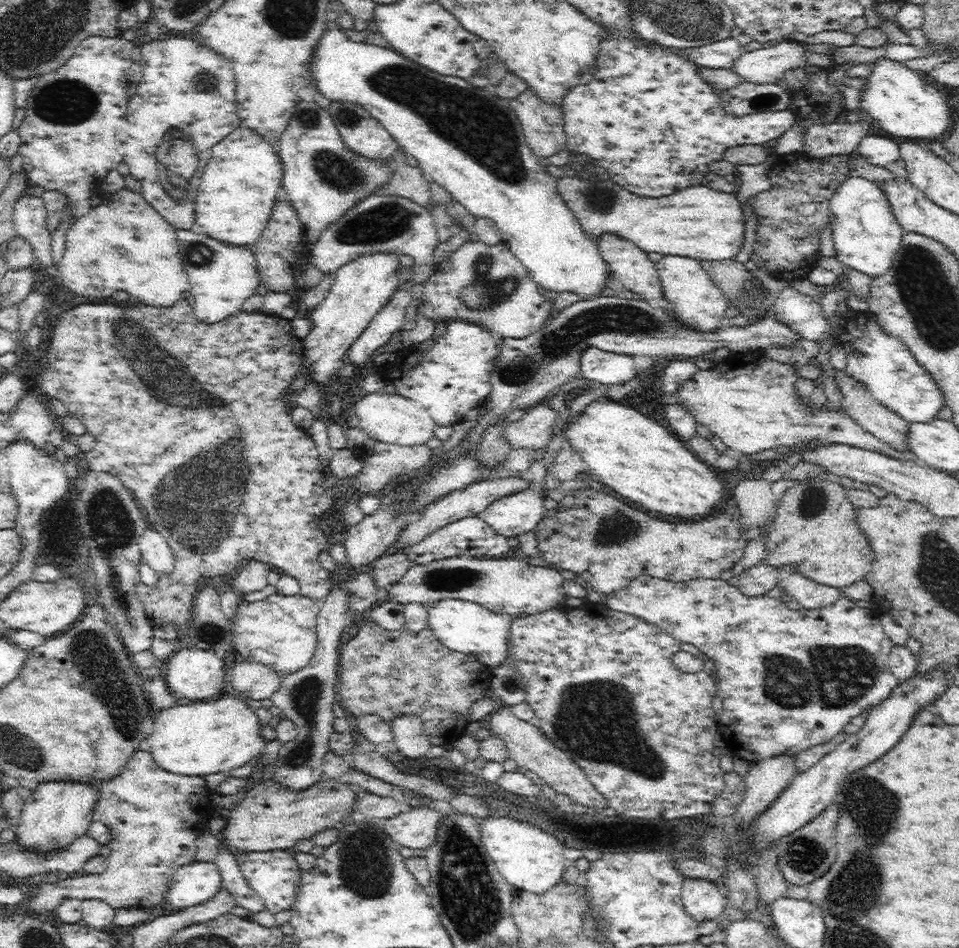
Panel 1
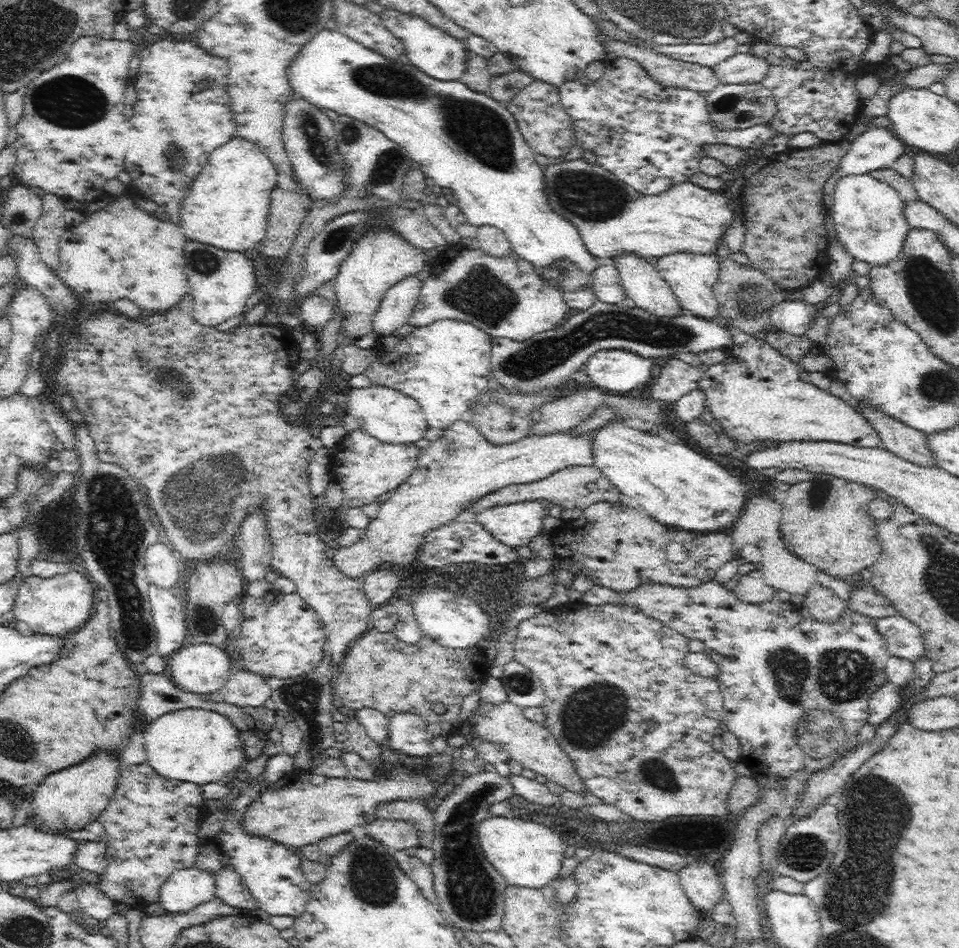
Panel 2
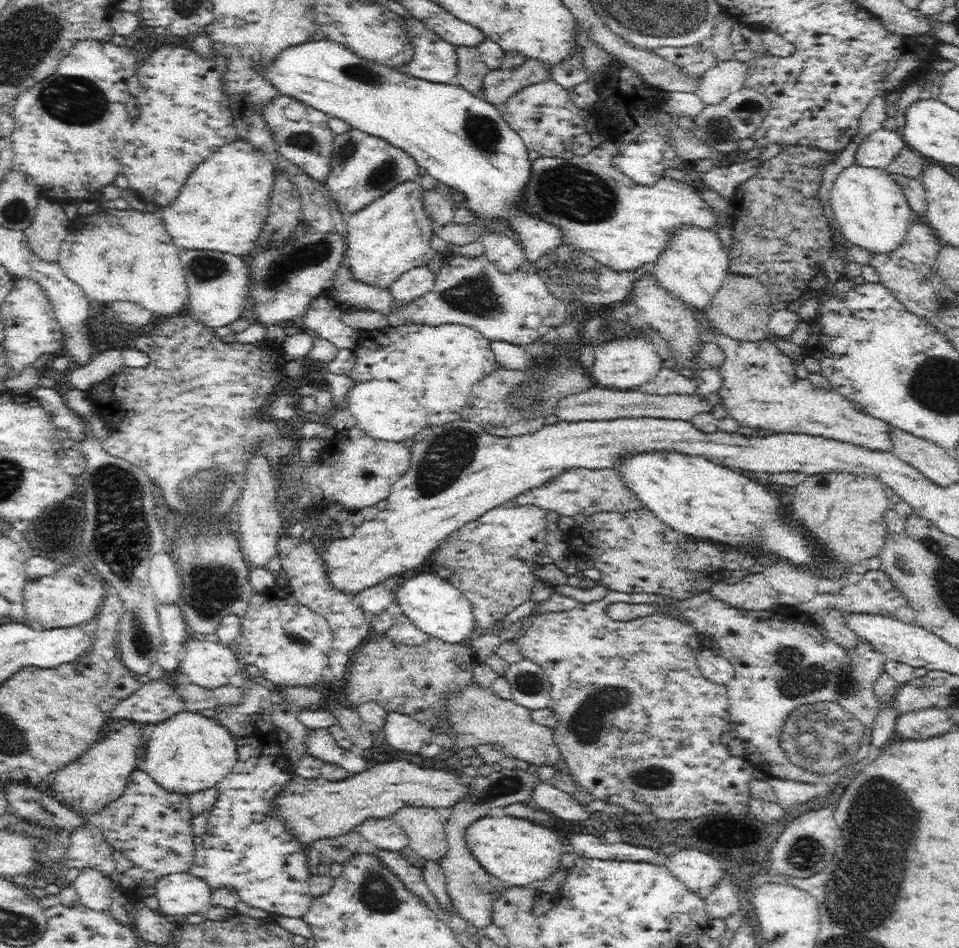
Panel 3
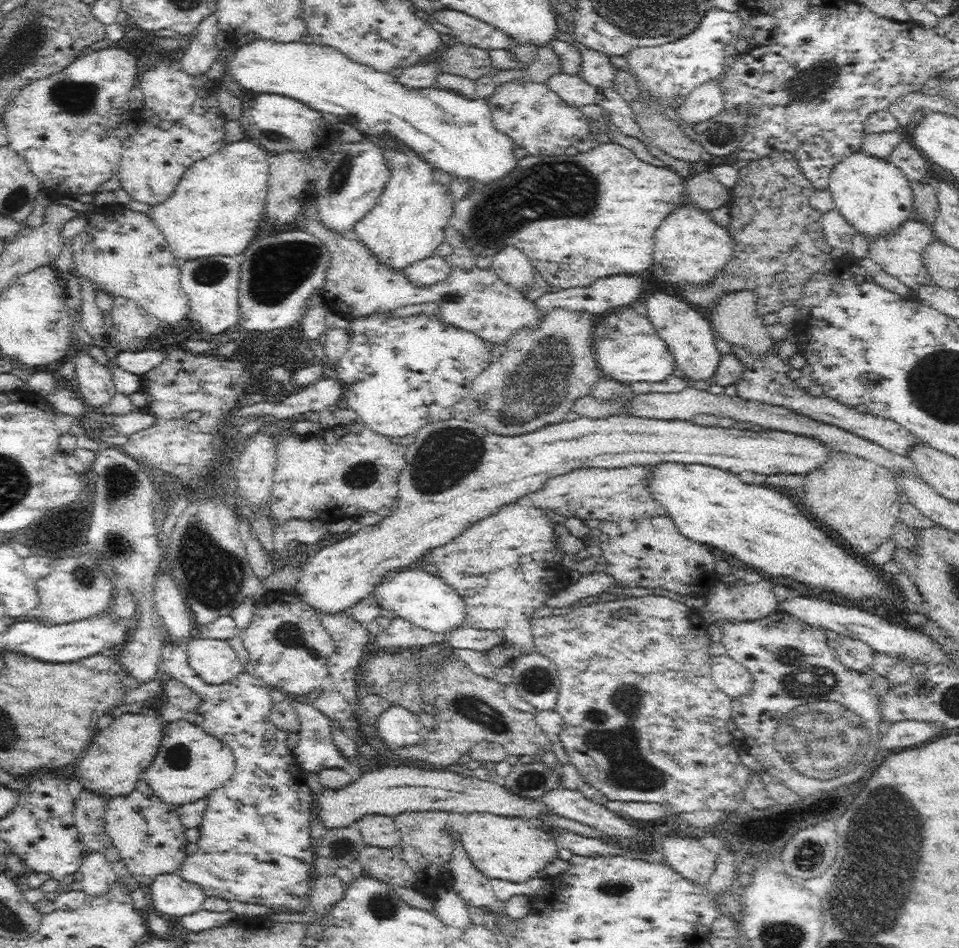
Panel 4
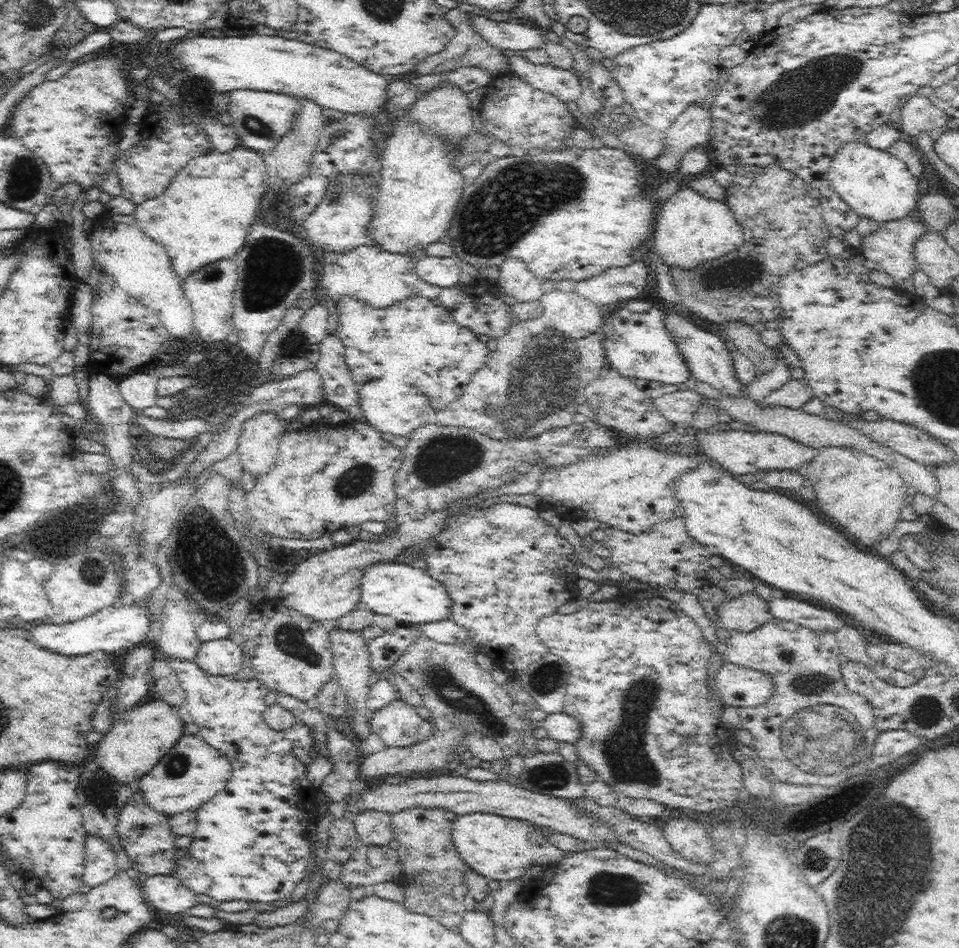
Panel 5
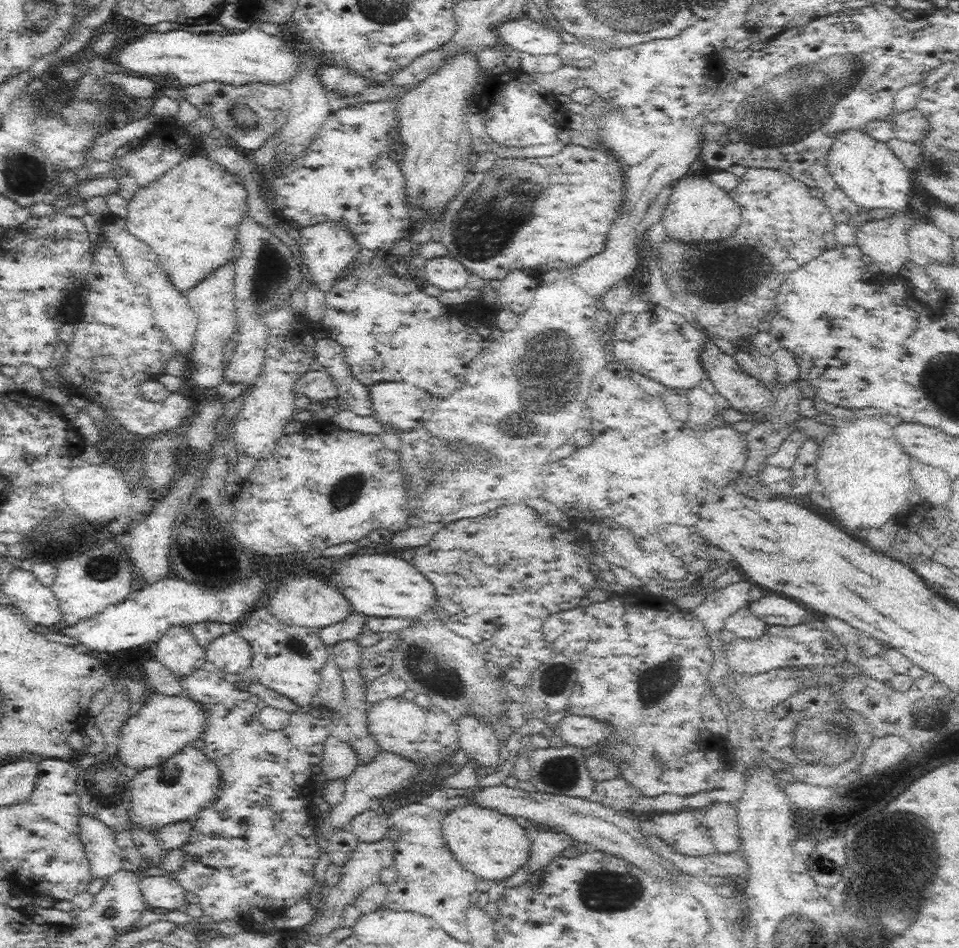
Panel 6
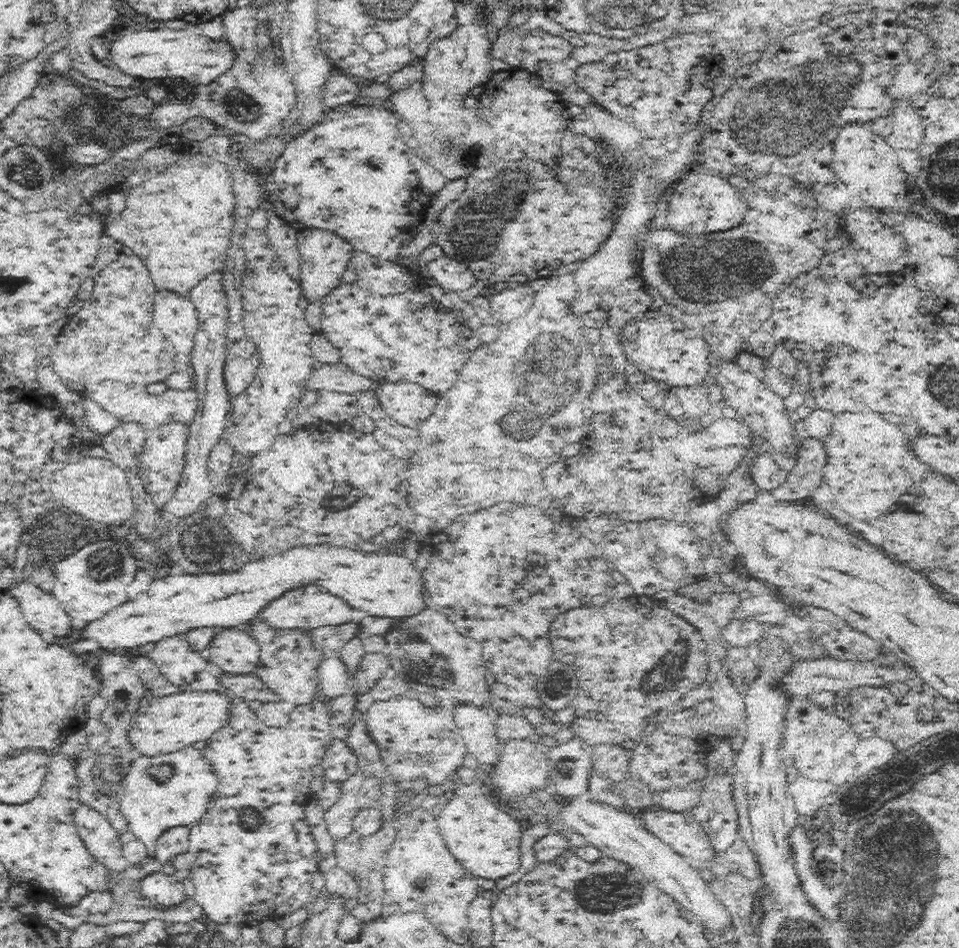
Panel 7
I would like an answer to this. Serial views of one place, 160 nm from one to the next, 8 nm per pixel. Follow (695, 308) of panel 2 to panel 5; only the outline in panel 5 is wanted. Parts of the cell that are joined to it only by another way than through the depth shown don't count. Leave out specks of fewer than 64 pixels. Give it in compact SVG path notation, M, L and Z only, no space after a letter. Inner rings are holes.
M684 186L669 190L662 198L650 245L666 265L691 269L742 246L743 231L725 200L712 200Z

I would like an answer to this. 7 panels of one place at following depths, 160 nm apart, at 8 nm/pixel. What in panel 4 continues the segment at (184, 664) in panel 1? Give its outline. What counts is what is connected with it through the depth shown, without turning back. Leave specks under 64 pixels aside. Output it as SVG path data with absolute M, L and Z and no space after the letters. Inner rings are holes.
M190 638L184 647L188 664L208 684L219 685L232 681L245 672L245 665L240 662L228 640Z

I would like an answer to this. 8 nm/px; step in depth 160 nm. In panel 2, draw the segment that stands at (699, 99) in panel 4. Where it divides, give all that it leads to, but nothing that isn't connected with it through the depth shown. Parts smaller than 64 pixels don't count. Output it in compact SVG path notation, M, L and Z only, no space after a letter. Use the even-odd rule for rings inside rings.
M738 52L712 69L718 77L719 84L752 84L761 82L770 65L772 64L766 59L751 53Z

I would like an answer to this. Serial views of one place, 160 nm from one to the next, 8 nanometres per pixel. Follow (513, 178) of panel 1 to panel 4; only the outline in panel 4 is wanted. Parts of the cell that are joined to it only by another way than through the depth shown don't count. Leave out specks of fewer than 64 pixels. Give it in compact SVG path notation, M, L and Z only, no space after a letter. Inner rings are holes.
M254 39L239 49L233 49L223 58L226 73L248 92L280 94L294 98L314 110L328 112L345 118L363 134L393 134L410 147L424 161L436 169L454 175L454 178L494 182L515 169L518 159L514 155L515 142L496 130L489 102L484 99L466 99L450 90L431 87L406 89L392 74L378 71L371 66L358 64L331 46L318 43L276 42Z

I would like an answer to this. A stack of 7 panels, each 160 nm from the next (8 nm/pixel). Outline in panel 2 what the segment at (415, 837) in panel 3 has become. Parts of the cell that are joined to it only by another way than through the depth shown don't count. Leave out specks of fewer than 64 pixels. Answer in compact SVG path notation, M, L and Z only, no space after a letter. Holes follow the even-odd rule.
M396 800L380 806L376 810L376 816L398 818L400 821L412 823L418 829L419 845L431 849L434 839L434 815L426 804L418 800Z

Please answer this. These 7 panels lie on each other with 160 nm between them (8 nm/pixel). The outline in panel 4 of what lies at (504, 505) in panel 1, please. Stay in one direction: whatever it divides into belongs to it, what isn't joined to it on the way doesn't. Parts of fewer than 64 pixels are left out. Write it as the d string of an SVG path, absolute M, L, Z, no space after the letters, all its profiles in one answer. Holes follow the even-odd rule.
M526 501L514 502L490 514L478 522L472 523L458 538L430 549L428 556L438 568L438 576L448 586L454 588L465 602L464 624L482 630L501 630L503 644L514 646L520 654L534 653L533 632L530 616L534 610L542 608L548 598L556 596L569 586L568 570L560 563L559 553L554 545L554 522L541 509Z

